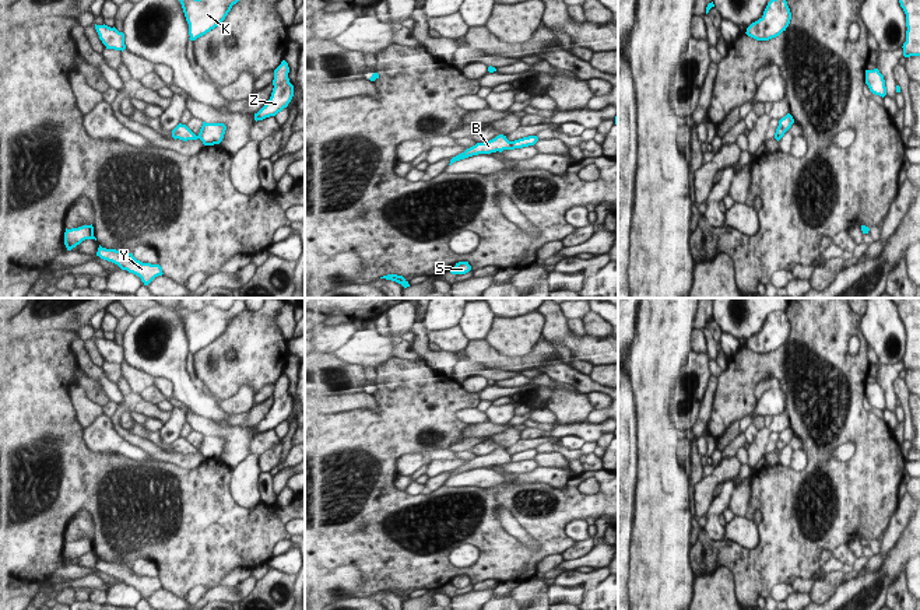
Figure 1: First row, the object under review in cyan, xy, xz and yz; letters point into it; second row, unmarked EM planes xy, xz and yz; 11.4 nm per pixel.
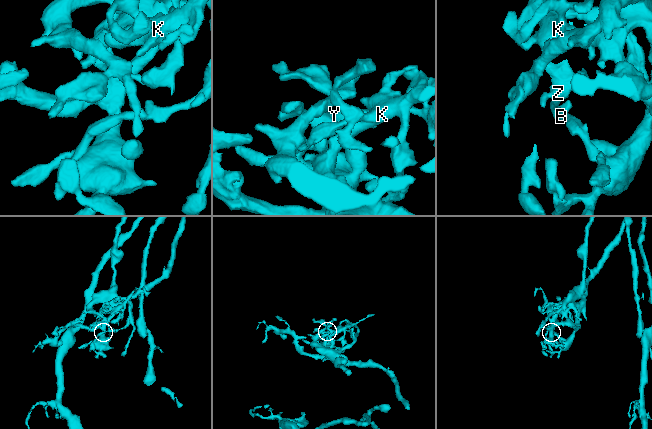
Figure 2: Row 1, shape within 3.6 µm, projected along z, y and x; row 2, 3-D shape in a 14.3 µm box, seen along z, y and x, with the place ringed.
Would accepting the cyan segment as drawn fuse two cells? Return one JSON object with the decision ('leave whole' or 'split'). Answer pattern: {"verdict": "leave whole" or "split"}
{"verdict": "split"}

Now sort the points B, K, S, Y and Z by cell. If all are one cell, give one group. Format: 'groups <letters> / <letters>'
groups B K S Y / Z

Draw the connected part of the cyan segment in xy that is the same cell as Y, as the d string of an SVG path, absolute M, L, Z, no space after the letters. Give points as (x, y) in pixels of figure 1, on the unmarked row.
M99 558L96 569L138 589L144 599L148 599L155 590L164 588L159 578L143 576L126 564L106 562Z

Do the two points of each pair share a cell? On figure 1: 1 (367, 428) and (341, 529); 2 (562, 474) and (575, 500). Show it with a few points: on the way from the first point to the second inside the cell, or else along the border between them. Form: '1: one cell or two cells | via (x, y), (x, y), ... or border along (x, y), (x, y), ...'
1: one cell | via (374, 454), (381, 460), (381, 474), (364, 507)
2: two cells | border along (573, 476), (564, 488), (536, 481)

